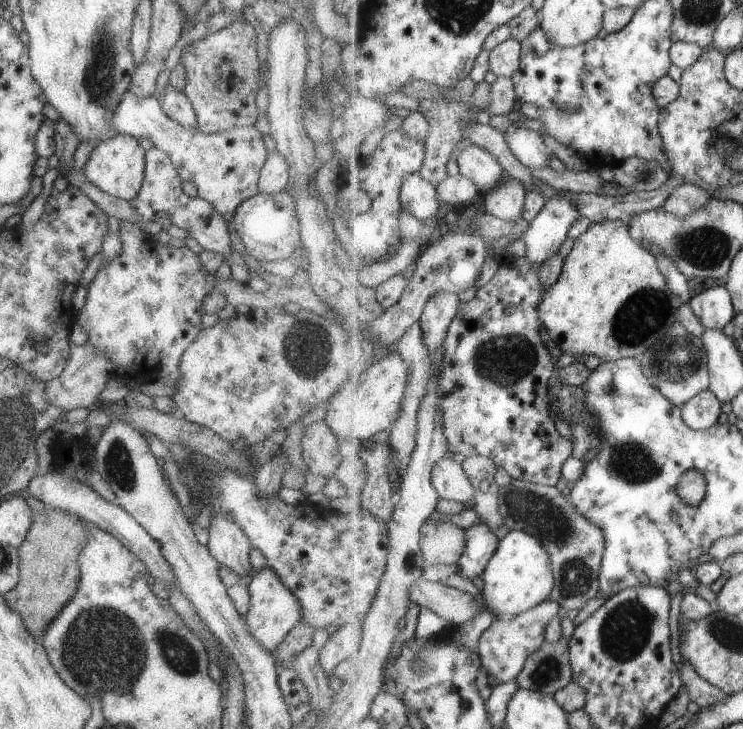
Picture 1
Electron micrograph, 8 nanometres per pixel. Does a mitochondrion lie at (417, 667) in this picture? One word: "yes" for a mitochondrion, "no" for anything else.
yes

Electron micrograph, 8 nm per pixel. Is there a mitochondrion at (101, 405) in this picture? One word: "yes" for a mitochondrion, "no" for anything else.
no

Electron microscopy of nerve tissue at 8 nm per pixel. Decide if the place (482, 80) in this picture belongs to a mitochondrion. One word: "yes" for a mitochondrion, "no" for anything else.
no

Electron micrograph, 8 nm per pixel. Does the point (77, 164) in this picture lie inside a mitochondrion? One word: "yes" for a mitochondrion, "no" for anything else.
no

